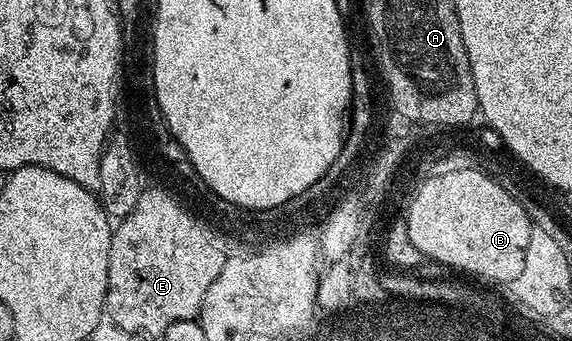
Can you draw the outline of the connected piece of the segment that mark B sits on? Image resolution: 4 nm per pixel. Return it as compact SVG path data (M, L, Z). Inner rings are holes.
M480 167L473 169L466 169L460 171L451 171L442 175L436 175L434 178L426 178L423 183L418 187L415 194L409 203L408 209L408 229L410 241L414 243L418 251L424 253L429 261L439 261L441 266L449 264L451 266L463 266L466 269L473 269L477 273L482 273L486 279L495 277L497 279L516 277L520 273L521 261L523 261L524 244L528 238L528 224L525 216L528 211L520 206L520 202L511 197L506 190L503 189L501 182L495 177L487 177L486 174L480 170Z

